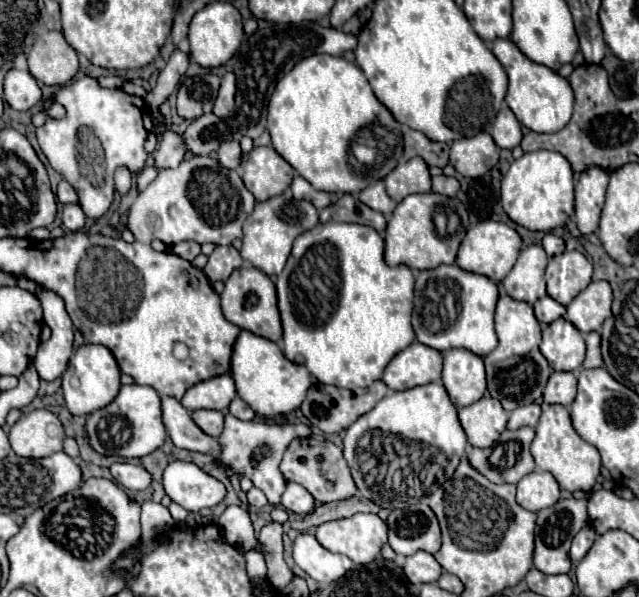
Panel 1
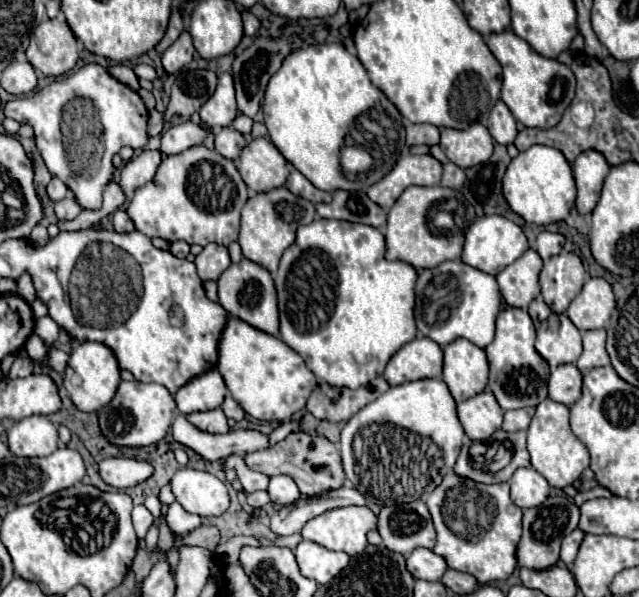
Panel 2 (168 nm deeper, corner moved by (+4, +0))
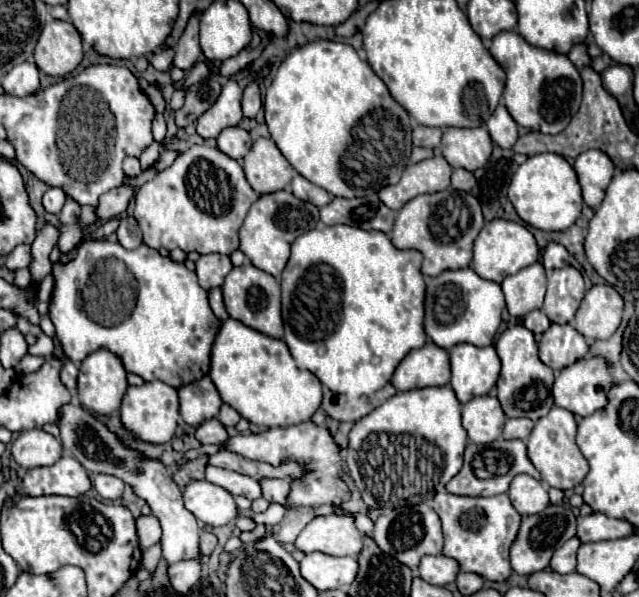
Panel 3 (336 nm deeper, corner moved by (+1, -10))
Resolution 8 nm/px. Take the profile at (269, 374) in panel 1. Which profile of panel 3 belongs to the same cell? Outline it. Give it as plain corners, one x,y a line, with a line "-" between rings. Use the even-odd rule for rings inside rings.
227,319
213,343
211,371
221,399
239,411
249,423
259,427
291,427
309,421
321,405
321,383
309,373
301,371
281,339
261,335
241,321

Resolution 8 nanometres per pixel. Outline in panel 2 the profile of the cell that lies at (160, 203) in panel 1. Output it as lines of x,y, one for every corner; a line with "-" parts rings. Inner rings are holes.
194,145
178,155
164,157
154,179
134,193
126,211
136,229
148,237
162,237
170,243
182,239
202,247
212,241
218,245
230,245
238,239
240,209
246,199
246,183
234,161
206,145

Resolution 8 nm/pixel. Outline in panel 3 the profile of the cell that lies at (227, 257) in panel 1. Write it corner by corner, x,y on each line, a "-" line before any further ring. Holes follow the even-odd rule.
217,253
201,255
201,259
197,261
199,285
207,291
213,287
219,287
231,269
233,269
233,265
227,255
217,255

